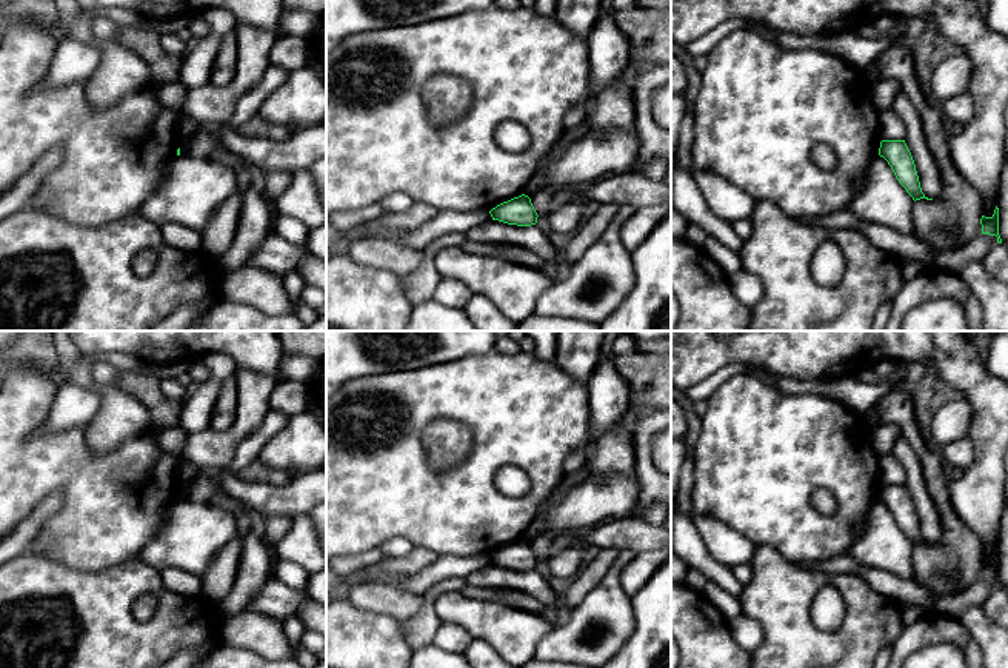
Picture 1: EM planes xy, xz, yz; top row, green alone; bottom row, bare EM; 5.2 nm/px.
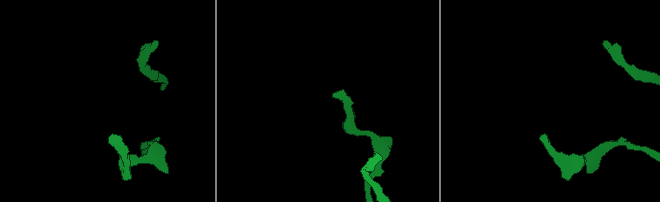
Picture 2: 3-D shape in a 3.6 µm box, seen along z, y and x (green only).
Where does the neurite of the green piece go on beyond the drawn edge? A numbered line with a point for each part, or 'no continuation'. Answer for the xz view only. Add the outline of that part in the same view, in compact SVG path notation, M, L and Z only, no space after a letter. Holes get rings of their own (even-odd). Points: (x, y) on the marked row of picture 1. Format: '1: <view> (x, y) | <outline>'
no continuation

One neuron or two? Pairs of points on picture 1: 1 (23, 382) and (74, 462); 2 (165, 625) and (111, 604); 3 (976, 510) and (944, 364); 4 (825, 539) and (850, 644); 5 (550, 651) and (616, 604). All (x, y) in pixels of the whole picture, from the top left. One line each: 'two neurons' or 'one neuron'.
1: one neuron
2: one neuron
3: one neuron
4: two neurons
5: one neuron

